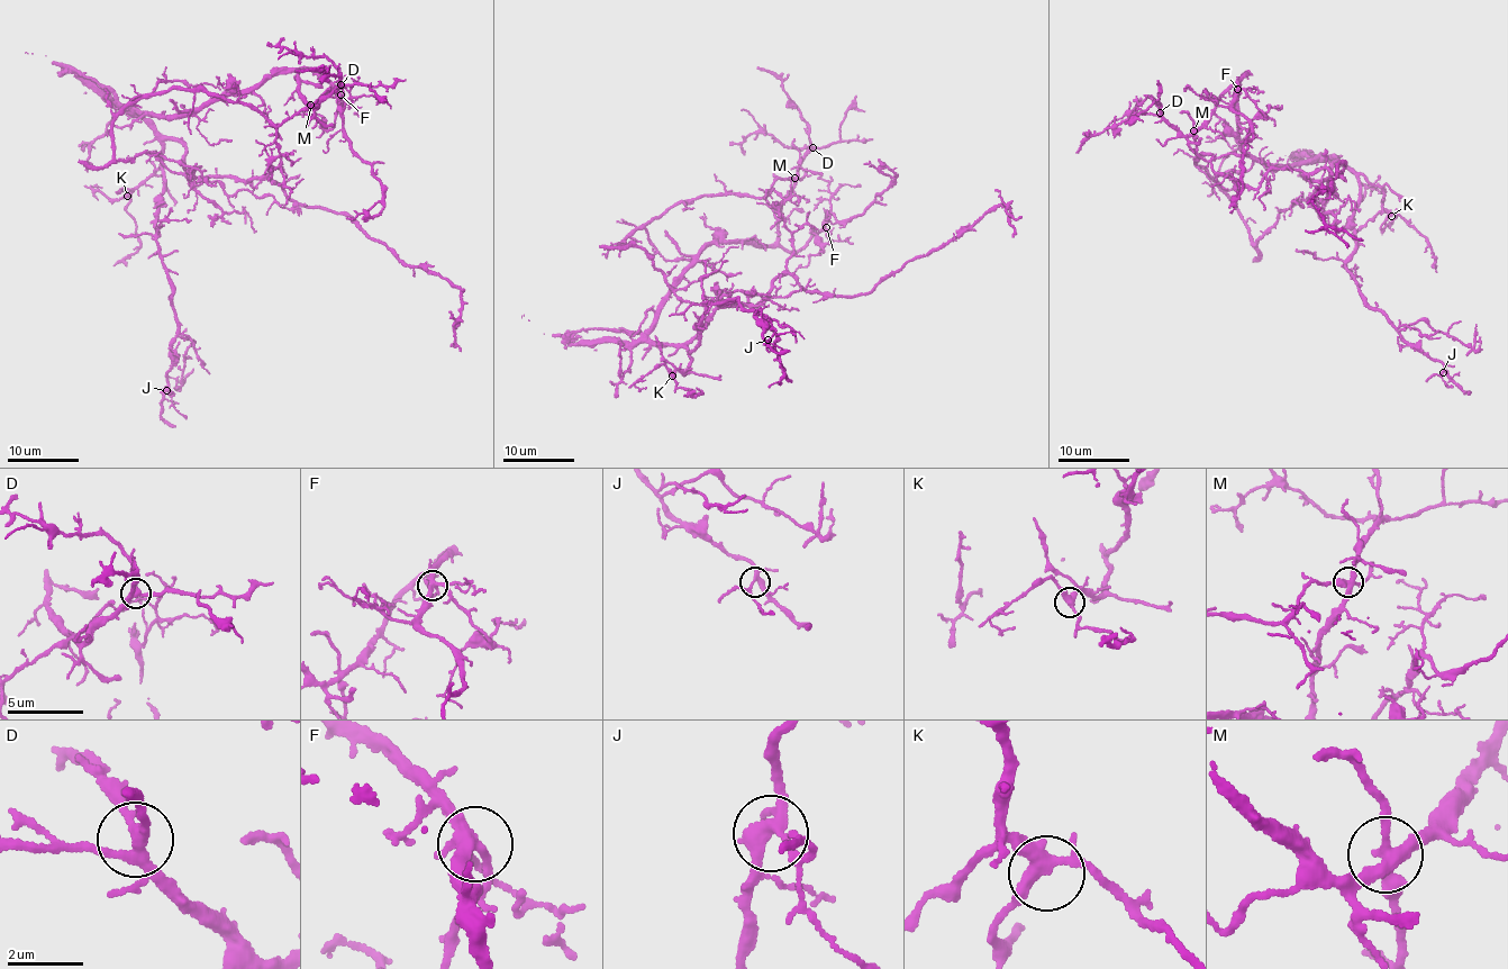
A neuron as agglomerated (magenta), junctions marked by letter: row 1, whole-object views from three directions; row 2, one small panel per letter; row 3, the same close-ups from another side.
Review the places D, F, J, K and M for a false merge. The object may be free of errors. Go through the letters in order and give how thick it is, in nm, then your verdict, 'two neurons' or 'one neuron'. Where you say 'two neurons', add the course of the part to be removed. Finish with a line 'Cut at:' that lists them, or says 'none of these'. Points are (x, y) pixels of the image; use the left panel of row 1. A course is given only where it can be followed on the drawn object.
D: calibre 300 nm; one neuron
F: calibre 300 nm; one neuron
J: calibre 300 nm; one neuron
K: calibre 360 nm; one neuron
M: calibre 340 nm; two neurons; course (311, 106), (278, 126), (175, 88), (112, 125), (114, 159), (144, 151), (191, 182), (271, 196), (268, 216)
Cut at: M

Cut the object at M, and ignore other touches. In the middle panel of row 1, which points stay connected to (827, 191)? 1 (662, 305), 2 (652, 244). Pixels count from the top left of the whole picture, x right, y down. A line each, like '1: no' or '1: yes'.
1: yes
2: no

